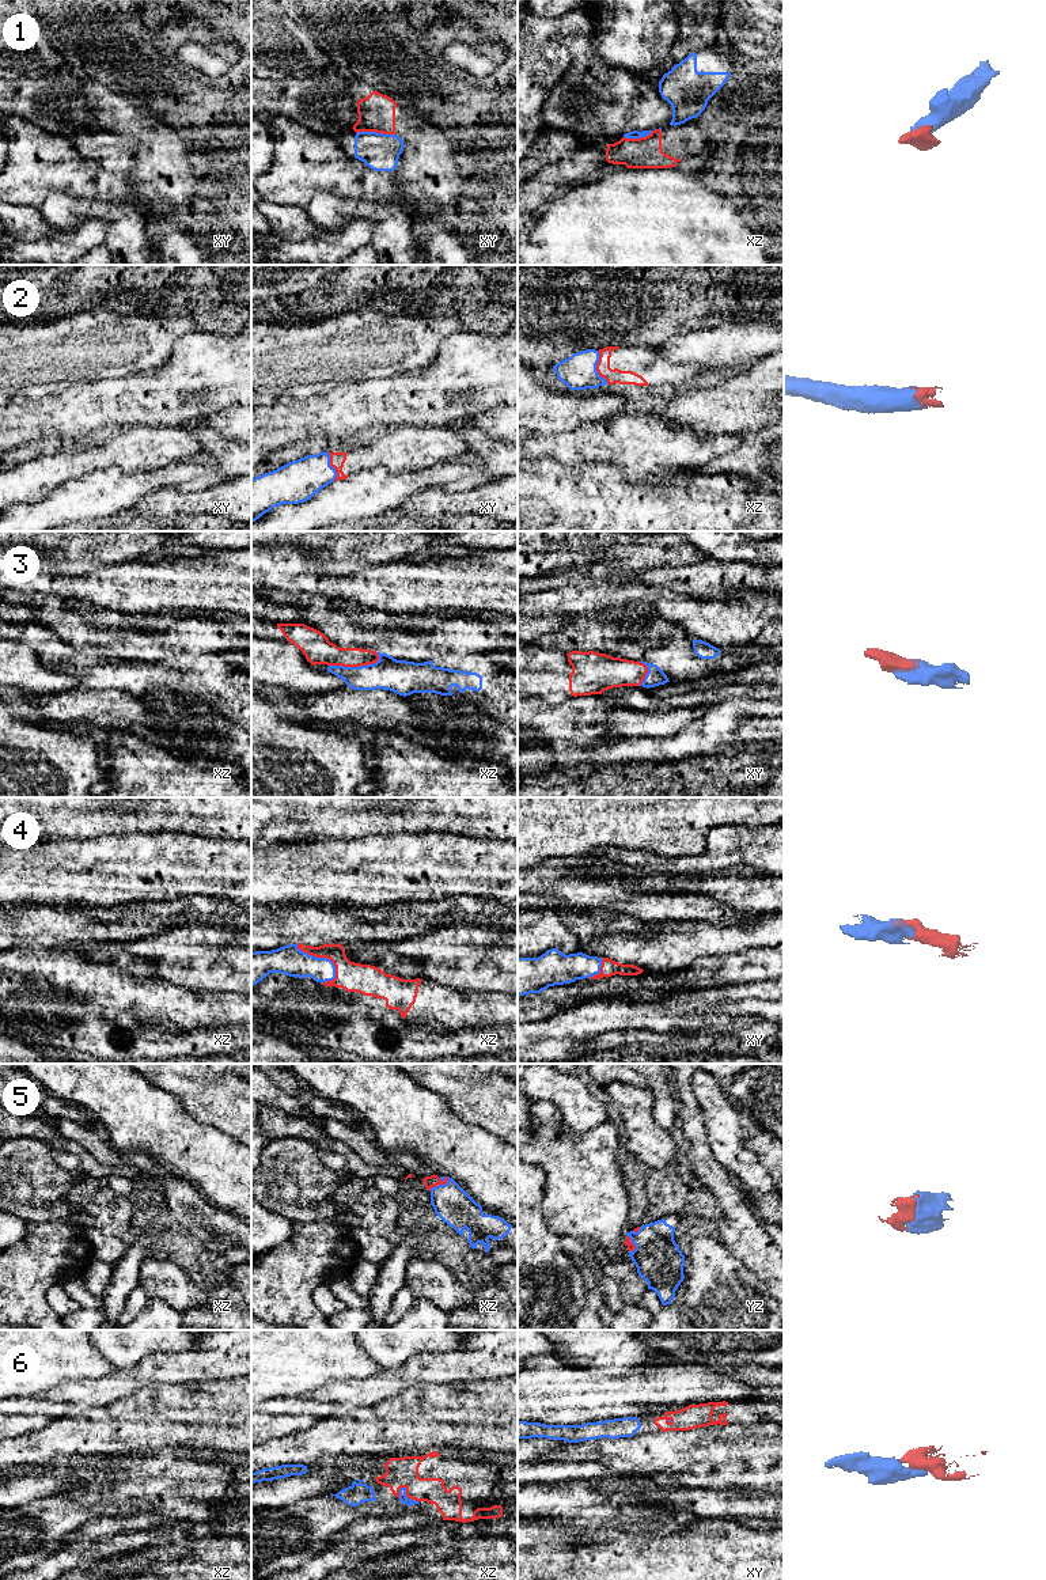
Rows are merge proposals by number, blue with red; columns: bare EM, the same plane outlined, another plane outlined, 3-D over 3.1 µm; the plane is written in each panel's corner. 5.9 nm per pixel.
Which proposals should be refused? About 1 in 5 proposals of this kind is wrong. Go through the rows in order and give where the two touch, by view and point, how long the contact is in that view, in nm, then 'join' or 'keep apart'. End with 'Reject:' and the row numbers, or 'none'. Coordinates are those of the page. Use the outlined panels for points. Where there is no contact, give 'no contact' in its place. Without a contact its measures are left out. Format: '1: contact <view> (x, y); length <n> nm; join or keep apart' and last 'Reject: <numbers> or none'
1: contact xy (375, 132); length 240 nm; keep apart
2: contact xz (595, 367); length 220 nm; join
3: contact xz (355, 667); length 320 nm; join
4: contact xz (321, 958); length 300 nm; join
5: contact xz (439, 1185); length 150 nm; join
6: contact xz (405, 1495); length 140 nm; join
Reject: 1

